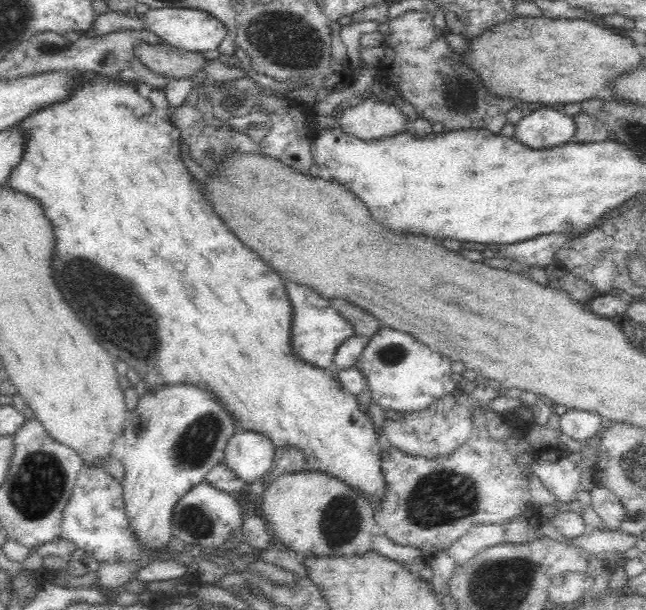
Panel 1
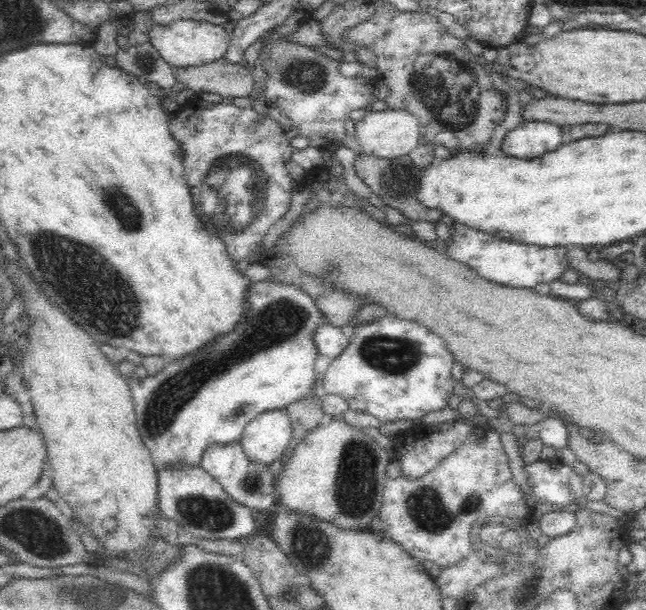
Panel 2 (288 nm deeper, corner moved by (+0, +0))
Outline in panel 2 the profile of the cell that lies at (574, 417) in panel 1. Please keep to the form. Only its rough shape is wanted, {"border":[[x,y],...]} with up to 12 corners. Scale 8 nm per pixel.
{"border":[[546,418],[534,426],[516,426],[518,440],[540,438],[546,448],[568,448],[568,422]]}

